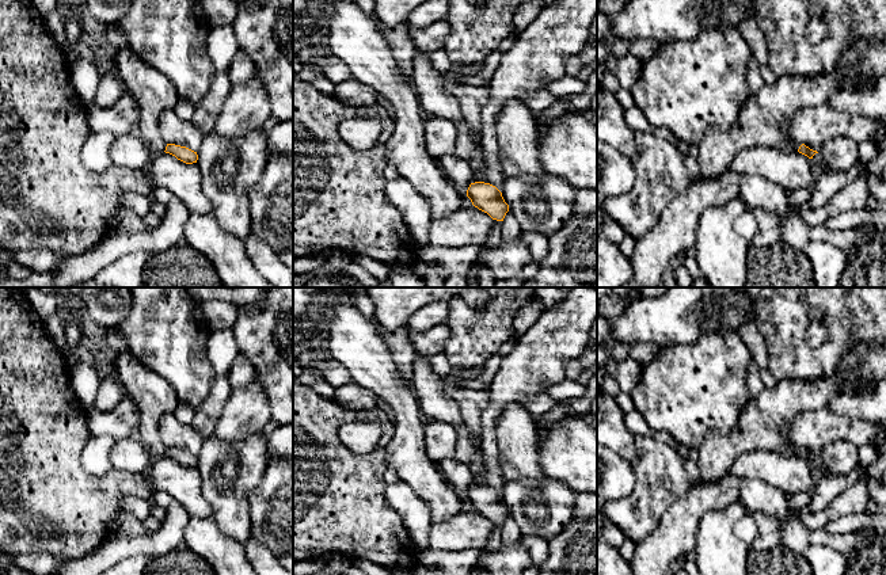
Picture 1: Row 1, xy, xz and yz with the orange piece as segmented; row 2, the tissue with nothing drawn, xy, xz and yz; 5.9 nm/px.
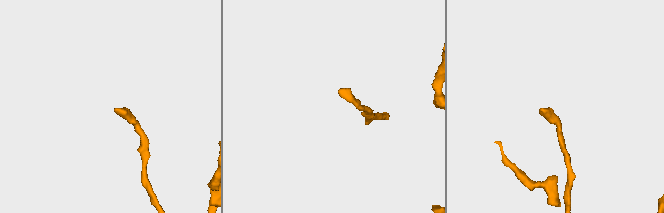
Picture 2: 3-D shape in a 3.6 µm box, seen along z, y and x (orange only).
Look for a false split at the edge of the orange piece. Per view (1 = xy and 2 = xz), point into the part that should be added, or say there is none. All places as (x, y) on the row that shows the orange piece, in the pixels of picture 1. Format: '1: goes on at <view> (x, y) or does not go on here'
1: does not go on here
2: does not go on here

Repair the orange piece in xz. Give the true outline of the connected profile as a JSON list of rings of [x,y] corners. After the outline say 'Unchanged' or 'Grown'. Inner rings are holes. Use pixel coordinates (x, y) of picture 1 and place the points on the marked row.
[[[471,183],[467,190],[467,197],[475,207],[487,213],[493,220],[503,221],[509,212],[509,205],[505,202],[502,193],[490,183]]]. Unchanged

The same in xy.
[[[167,144],[164,152],[175,156],[178,160],[180,160],[186,164],[193,164],[193,163],[197,163],[197,160],[198,160],[197,152],[194,152],[186,146],[175,145],[175,144]]]. Unchanged

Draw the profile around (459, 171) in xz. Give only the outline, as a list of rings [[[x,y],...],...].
[[[453,153],[438,159],[438,167],[442,170],[452,184],[463,195],[467,195],[467,190],[474,176],[469,163]]]

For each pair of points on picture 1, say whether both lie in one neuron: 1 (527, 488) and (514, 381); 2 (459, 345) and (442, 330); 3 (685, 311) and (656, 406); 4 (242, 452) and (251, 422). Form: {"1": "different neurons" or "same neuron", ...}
{"1": "different neurons", "2": "different neurons", "3": "different neurons", "4": "different neurons"}

